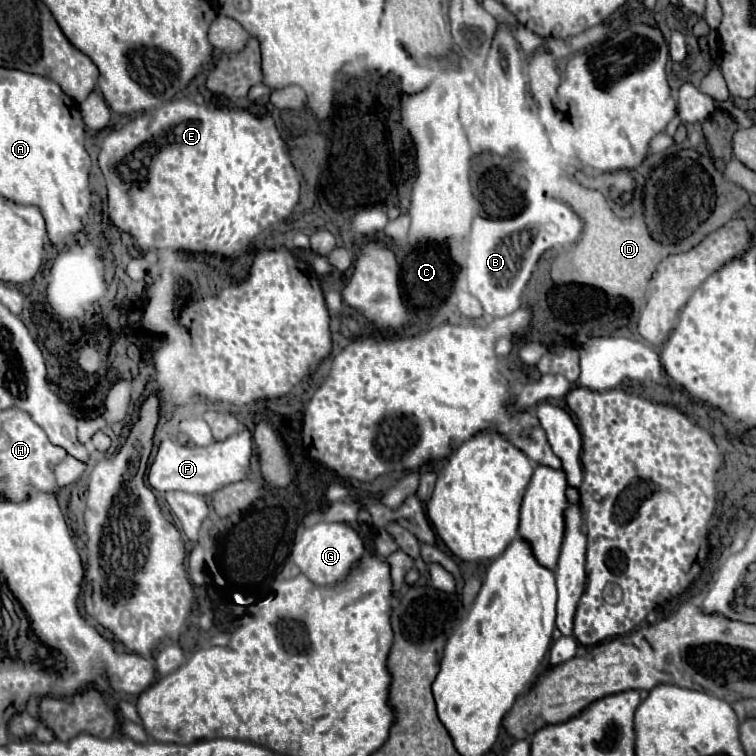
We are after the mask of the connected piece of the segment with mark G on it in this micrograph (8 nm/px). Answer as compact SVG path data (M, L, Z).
M316 523L306 527L300 539L292 547L292 561L300 571L316 585L334 585L344 579L354 565L364 555L364 543L358 533L346 523Z

